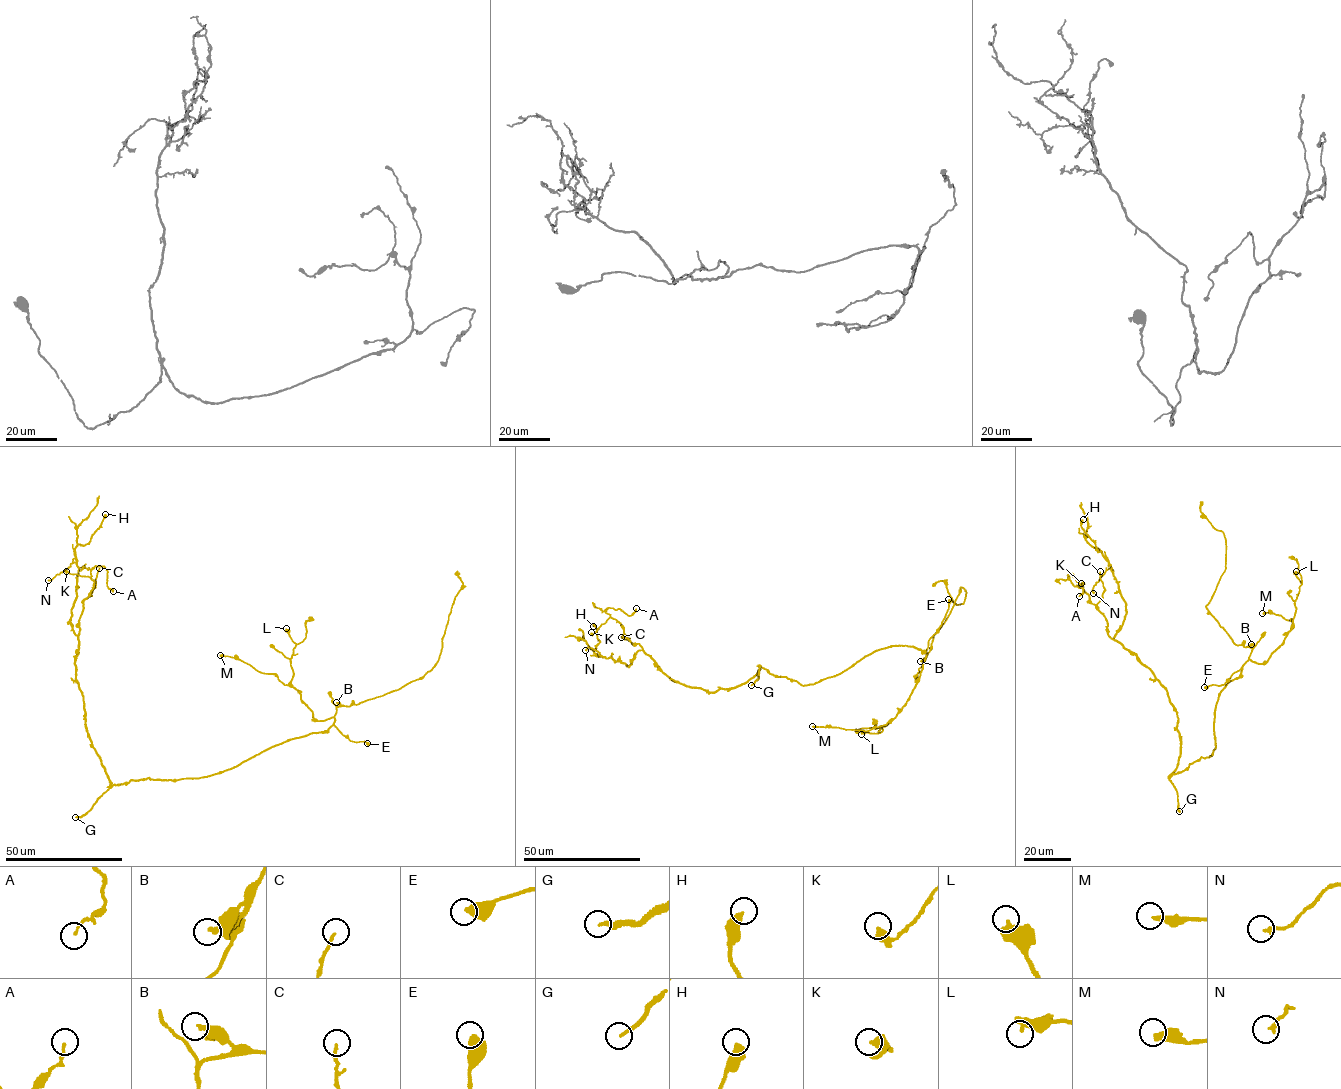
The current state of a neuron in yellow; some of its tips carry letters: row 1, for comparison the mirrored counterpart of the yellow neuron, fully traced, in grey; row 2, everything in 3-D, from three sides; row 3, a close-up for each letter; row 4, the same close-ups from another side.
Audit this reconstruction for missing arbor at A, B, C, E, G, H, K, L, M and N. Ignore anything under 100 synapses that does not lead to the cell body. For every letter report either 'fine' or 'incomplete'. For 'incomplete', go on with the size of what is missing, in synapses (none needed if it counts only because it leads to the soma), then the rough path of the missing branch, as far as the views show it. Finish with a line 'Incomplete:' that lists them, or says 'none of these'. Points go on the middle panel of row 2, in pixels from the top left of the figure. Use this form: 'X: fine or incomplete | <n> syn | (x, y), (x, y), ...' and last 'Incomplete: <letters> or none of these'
A: fine
B: fine
C: fine
E: fine
G: incomplete | (751, 685), (739, 692), (753, 708), (752, 701)
H: fine
K: fine
L: fine
M: fine
N: fine
Incomplete: G

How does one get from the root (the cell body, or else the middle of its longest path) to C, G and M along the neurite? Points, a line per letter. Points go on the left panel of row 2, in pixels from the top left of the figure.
C: (180, 779), (147, 778), (111, 786), (87, 732), (75, 659), (83, 601), (95, 587), (99, 568)
G: (180, 779), (147, 778), (113, 784), (92, 808), (75, 817)
M: (180, 779), (221, 773), (286, 741), (326, 731), (334, 720), (316, 720), (299, 692), (273, 674), (220, 655)

